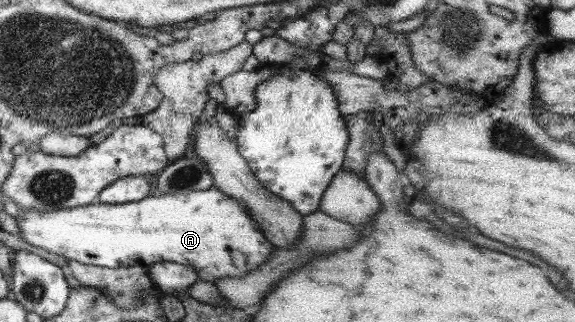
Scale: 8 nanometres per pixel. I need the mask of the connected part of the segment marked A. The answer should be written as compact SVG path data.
M214 187L186 193L146 196L138 202L126 204L99 203L48 212L22 211L18 214L17 222L18 236L22 241L30 246L48 250L52 254L58 254L65 260L102 268L147 268L158 261L174 262L192 266L200 281L211 283L224 276L240 278L242 274L258 268L275 248L264 239L257 223L252 221L252 217L244 211L243 206Z

